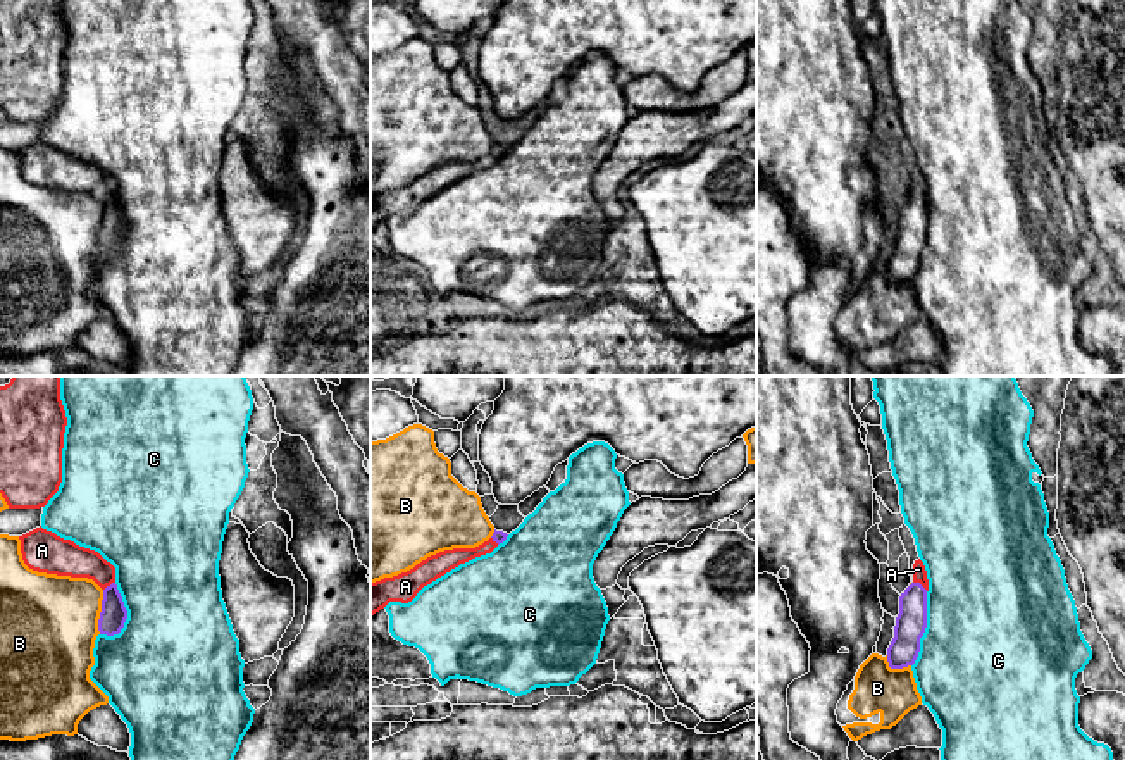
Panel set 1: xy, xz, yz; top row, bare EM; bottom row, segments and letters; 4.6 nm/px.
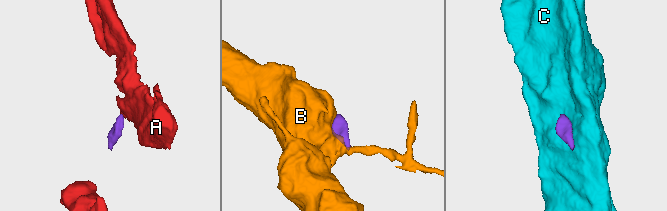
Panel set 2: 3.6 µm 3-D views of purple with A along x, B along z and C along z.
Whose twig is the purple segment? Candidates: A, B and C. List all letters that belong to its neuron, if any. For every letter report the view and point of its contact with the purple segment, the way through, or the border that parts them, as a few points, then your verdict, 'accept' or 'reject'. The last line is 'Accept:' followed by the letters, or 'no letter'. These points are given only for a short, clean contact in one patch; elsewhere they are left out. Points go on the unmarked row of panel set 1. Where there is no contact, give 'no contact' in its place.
A: contact yz (919, 197); way yz (910, 238), (919, 197), (919, 183); accept
B: contact xy (100, 226); reject
C: contact yz (924, 243); reject
Accept: A

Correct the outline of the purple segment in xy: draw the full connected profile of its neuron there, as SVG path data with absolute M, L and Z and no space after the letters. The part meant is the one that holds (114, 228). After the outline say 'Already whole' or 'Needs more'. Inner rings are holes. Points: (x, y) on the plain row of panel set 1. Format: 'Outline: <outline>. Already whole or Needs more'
Outline: M41 140L19 150L24 178L38 186L88 191L103 203L98 233L100 248L119 248L127 233L122 210L115 198L115 181L98 166L64 153Z. Needs more

